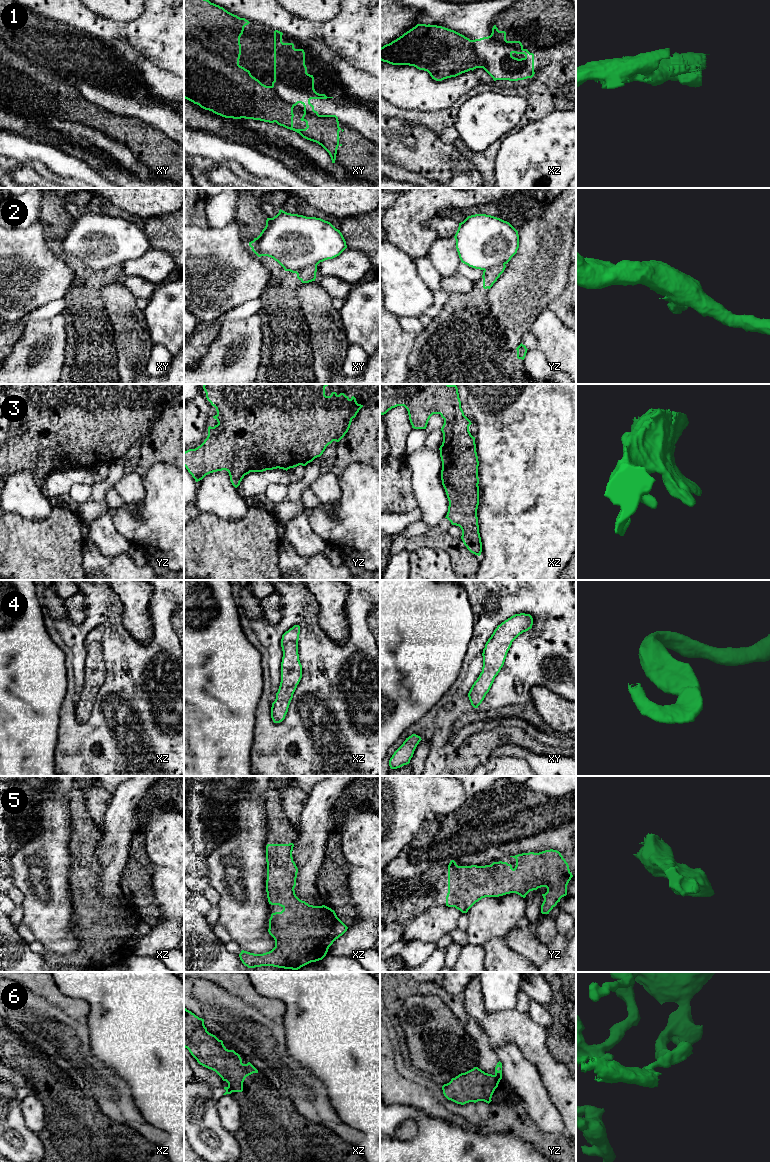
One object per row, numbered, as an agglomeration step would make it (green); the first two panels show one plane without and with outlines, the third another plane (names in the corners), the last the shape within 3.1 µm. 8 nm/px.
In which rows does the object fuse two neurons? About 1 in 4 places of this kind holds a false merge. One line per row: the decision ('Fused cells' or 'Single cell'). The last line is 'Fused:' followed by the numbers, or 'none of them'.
1: Single cell
2: Fused cells
3: Single cell
4: Single cell
5: Single cell
6: Fused cells
Fused: 2, 6

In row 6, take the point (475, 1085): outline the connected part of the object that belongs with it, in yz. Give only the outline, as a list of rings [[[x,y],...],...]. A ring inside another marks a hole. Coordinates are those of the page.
[[[474,1067],[461,1073],[442,1086],[443,1094],[457,1104],[464,1105],[469,1102],[484,1101],[490,1103],[500,1080],[496,1075],[488,1074]]]

